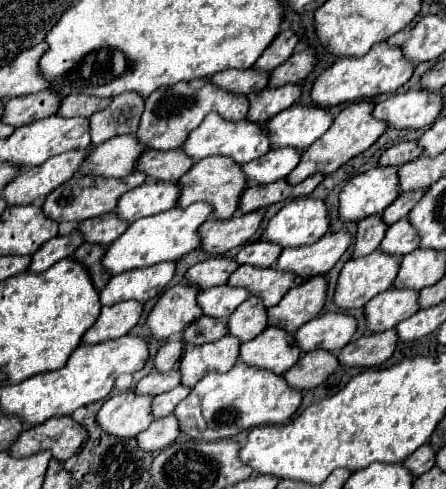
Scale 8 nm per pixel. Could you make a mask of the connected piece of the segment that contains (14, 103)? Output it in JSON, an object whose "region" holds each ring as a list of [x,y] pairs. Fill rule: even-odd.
{"region":[[[40,91],[36,95],[20,95],[16,99],[6,101],[2,121],[12,127],[20,127],[44,117],[50,117],[58,111],[60,101],[62,97],[56,95],[54,91]]]}

